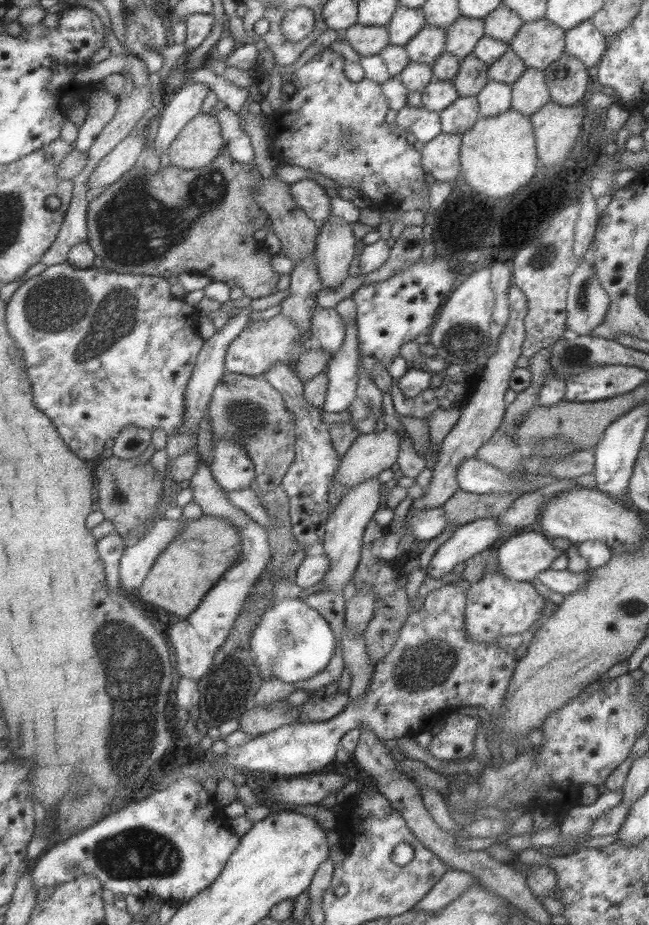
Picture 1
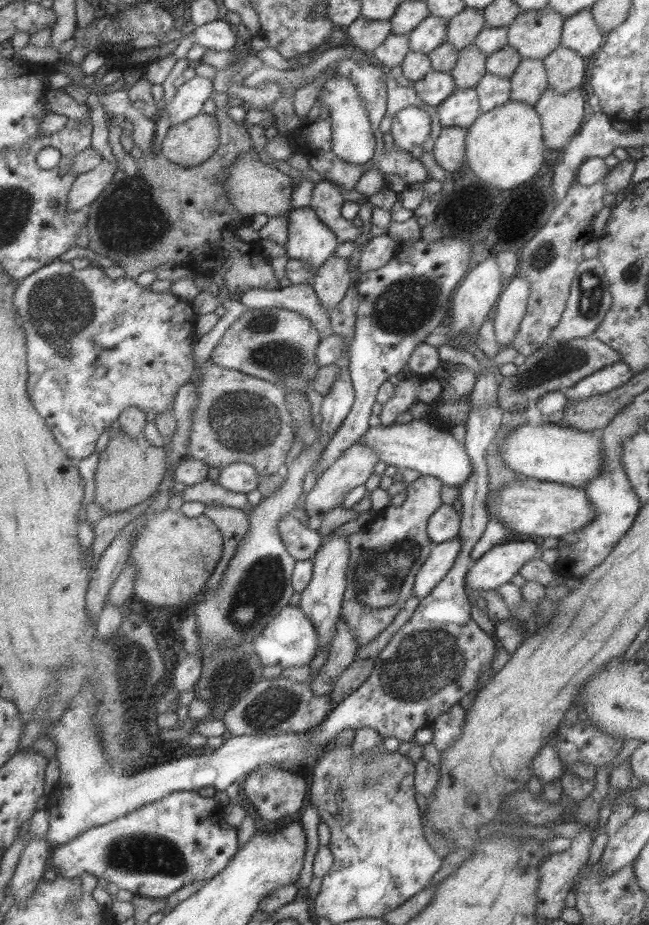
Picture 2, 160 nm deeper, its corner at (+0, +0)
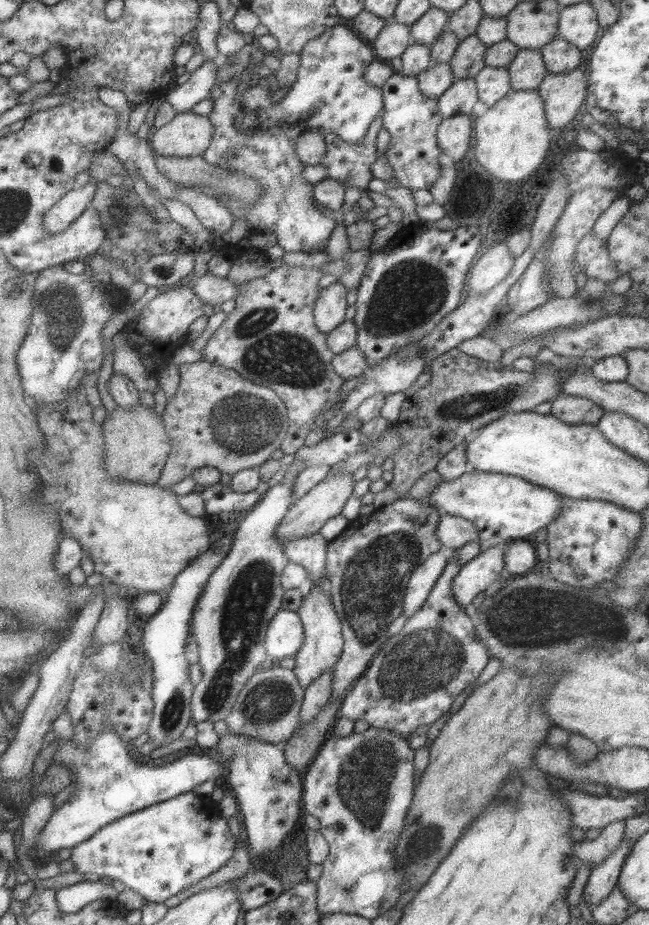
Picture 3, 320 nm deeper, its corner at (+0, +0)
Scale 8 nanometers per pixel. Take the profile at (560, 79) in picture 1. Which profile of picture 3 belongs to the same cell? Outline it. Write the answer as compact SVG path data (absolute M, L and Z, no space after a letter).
M559 36L549 39L549 42L544 44L540 51L549 74L573 72L581 60L581 51Z

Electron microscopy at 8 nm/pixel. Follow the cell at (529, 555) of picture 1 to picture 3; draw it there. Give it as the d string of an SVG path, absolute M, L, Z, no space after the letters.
M498 545L487 551L480 552L478 556L473 557L464 566L461 566L461 570L457 572L457 575L453 576L453 582L451 582L453 601L461 608L464 608L467 604L476 603L479 594L483 593L495 580L501 580L499 573L503 570L503 556L505 555L503 555L502 545Z

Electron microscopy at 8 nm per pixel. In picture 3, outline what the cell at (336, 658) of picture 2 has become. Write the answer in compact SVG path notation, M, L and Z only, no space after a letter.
M332 668L326 670L321 676L318 676L308 688L304 690L303 702L301 710L298 712L300 716L299 725L312 722L314 716L325 707L331 696L331 674Z

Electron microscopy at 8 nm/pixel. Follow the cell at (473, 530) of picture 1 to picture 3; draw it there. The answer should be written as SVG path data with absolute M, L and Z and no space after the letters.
M441 546L439 551L427 557L423 564L417 566L409 575L402 600L402 613L406 619L409 619L425 603L433 584L448 561L450 552L451 550Z

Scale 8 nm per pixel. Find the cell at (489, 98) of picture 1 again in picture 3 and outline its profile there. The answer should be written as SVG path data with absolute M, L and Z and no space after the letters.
M485 65L474 77L477 99L488 108L511 89L508 69Z

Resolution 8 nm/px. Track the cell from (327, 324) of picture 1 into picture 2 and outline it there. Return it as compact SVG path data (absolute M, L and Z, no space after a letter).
M308 283L289 284L279 289L250 288L240 292L239 302L249 310L263 307L286 308L306 316L320 336L329 331L329 312L318 303L313 287Z

